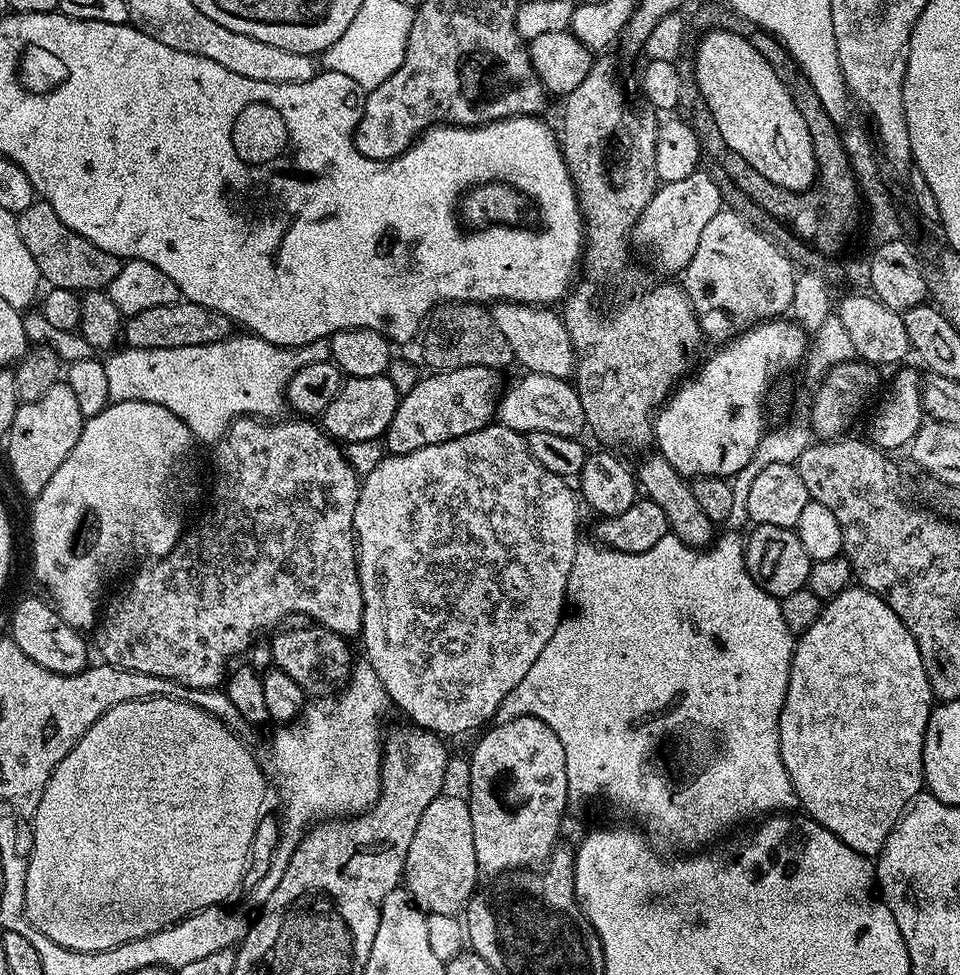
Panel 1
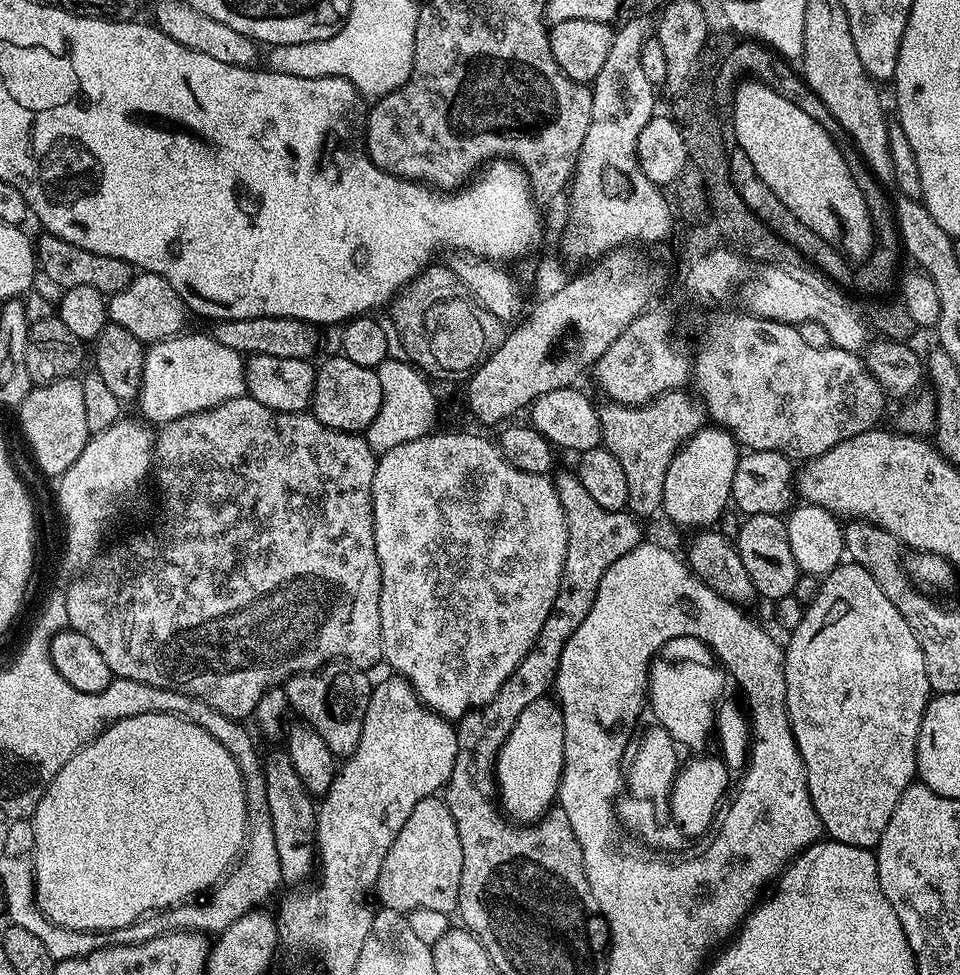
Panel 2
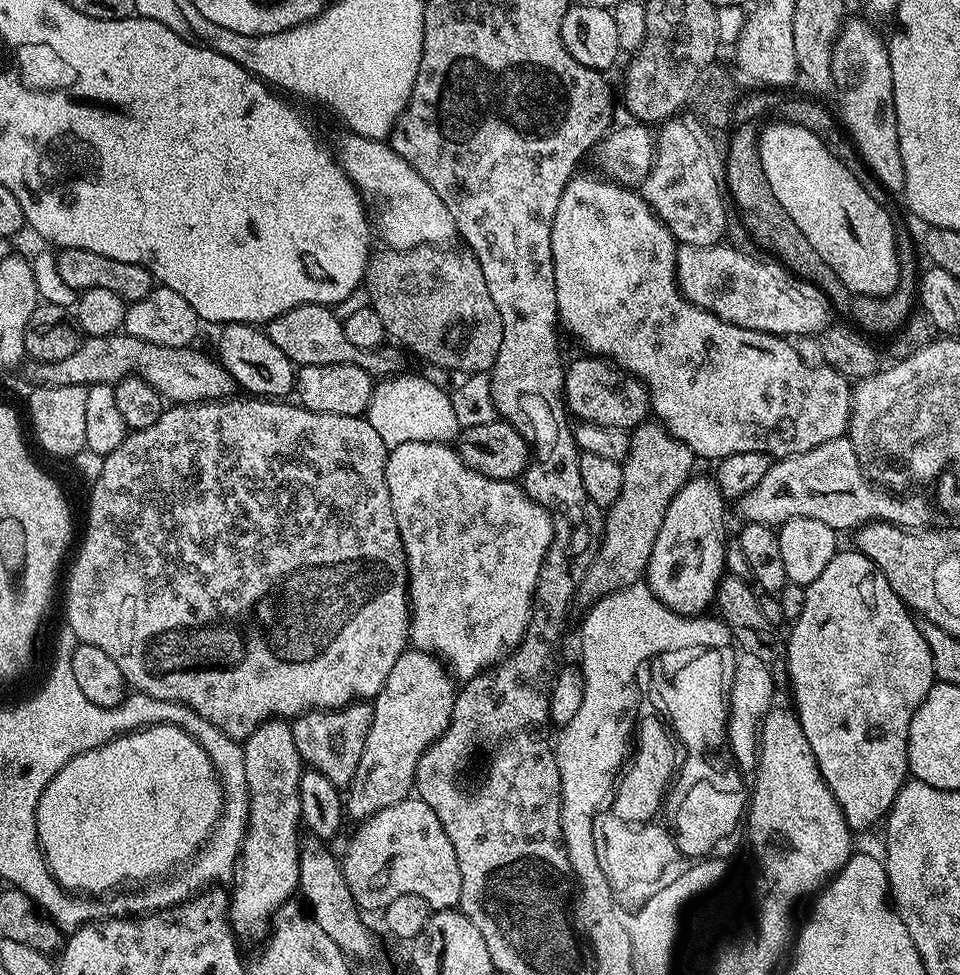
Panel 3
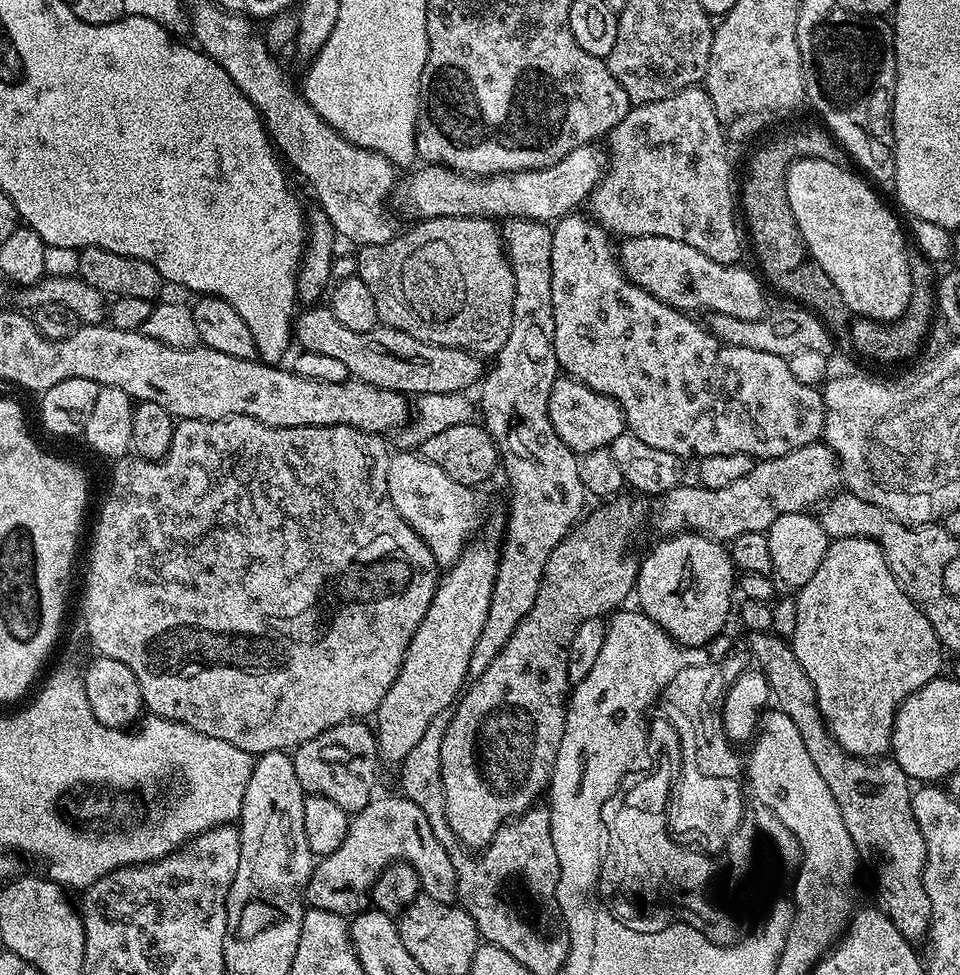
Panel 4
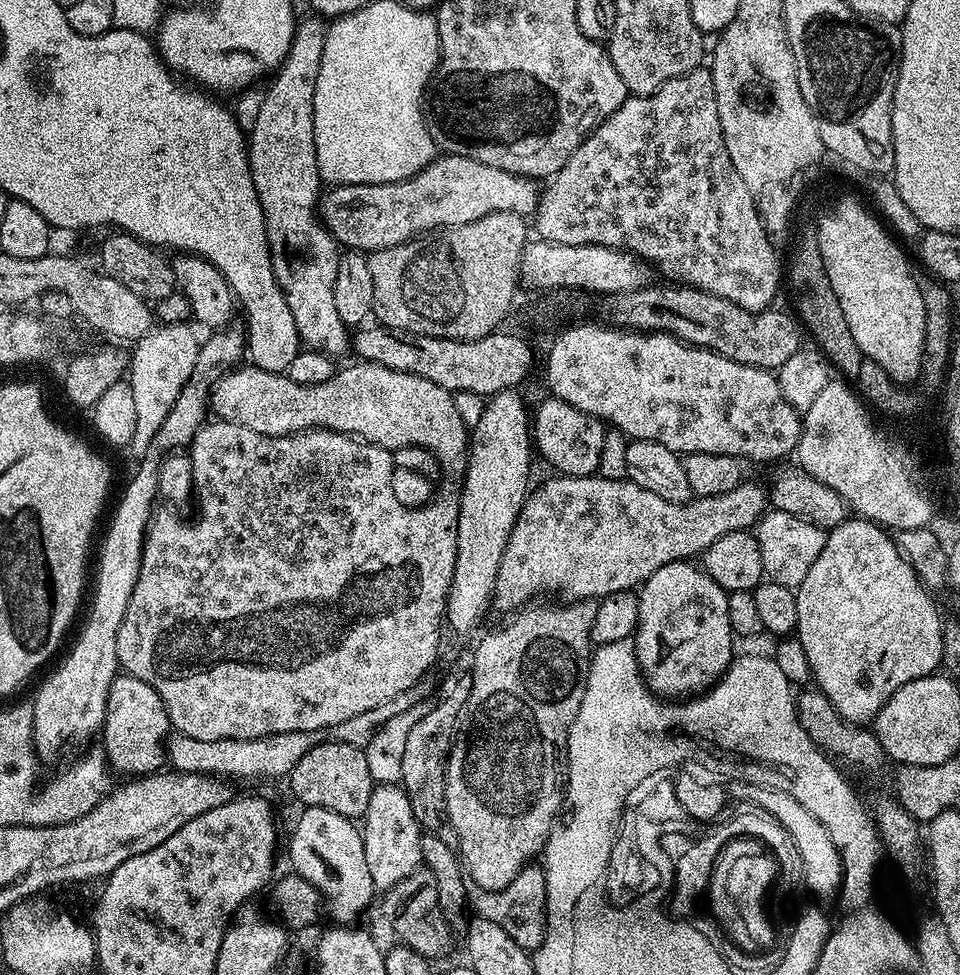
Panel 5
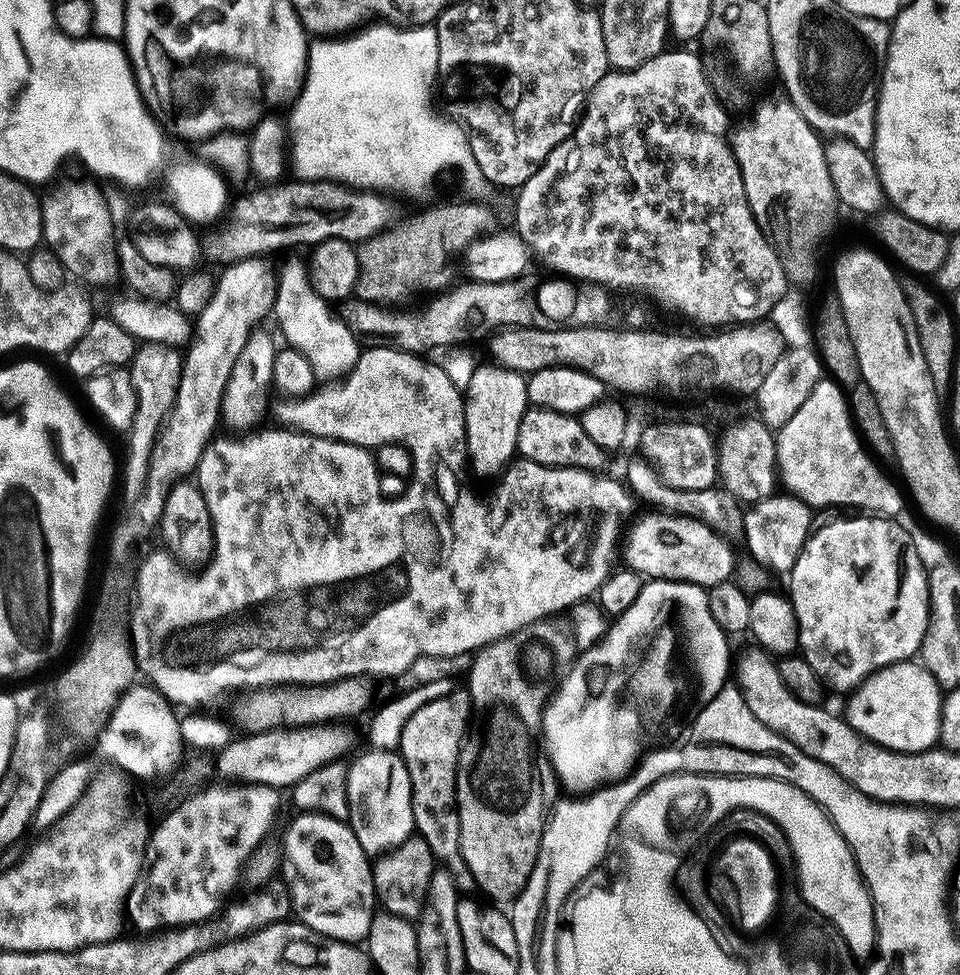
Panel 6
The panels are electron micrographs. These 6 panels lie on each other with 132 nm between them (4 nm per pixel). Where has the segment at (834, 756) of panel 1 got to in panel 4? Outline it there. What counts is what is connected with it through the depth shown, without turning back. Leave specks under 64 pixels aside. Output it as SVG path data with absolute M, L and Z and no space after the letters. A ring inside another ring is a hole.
M870 538L831 541L826 558L814 570L814 578L798 589L794 599L798 606L798 626L790 643L798 662L802 662L802 670L810 674L816 701L832 737L852 756L883 757L892 746L892 727L900 703L941 675L940 639L922 610L906 598L890 566L886 566L882 550Z

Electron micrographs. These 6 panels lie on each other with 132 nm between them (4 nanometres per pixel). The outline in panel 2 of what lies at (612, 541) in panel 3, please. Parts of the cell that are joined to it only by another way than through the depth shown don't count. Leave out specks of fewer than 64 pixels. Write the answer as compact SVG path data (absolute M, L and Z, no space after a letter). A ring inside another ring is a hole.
M684 390L664 392L643 406L611 402L599 405L600 439L603 447L614 454L614 458L618 458L622 470L626 470L626 486L630 486L627 511L637 518L652 516L661 511L666 470L670 470L674 454L694 433L705 427L705 409L686 393Z

